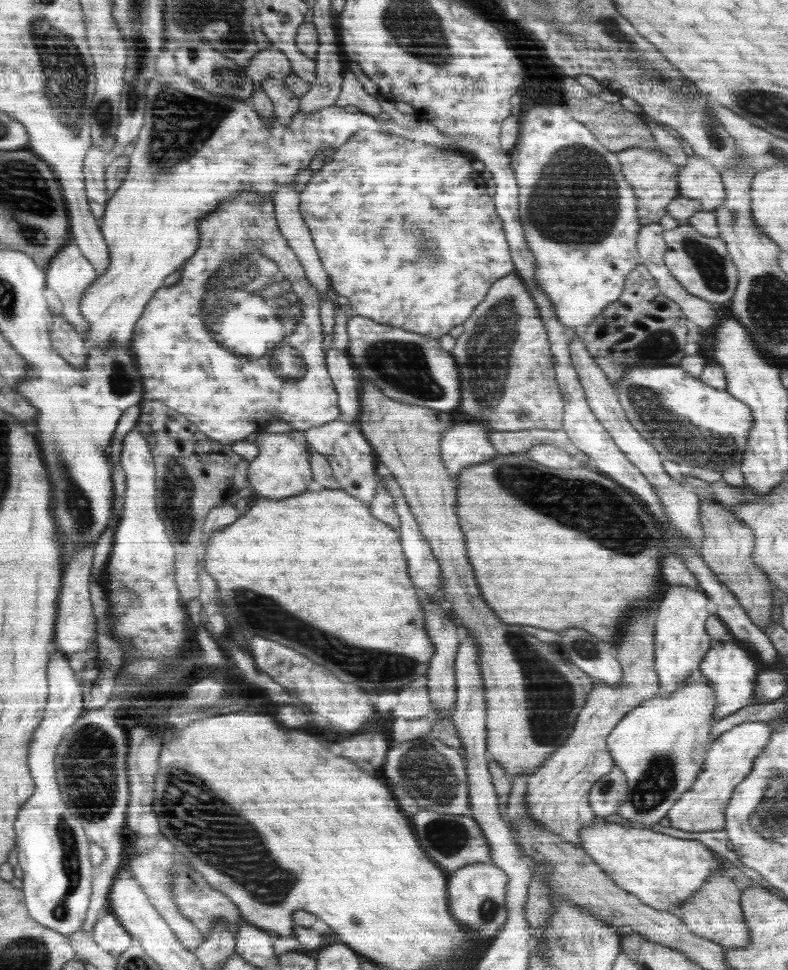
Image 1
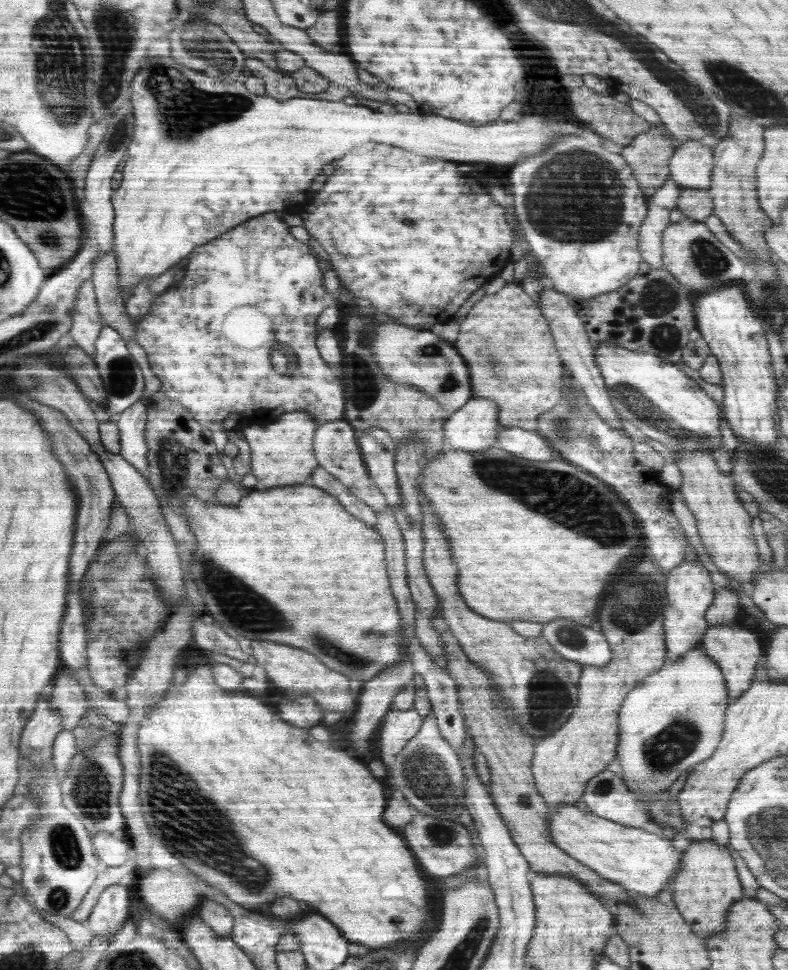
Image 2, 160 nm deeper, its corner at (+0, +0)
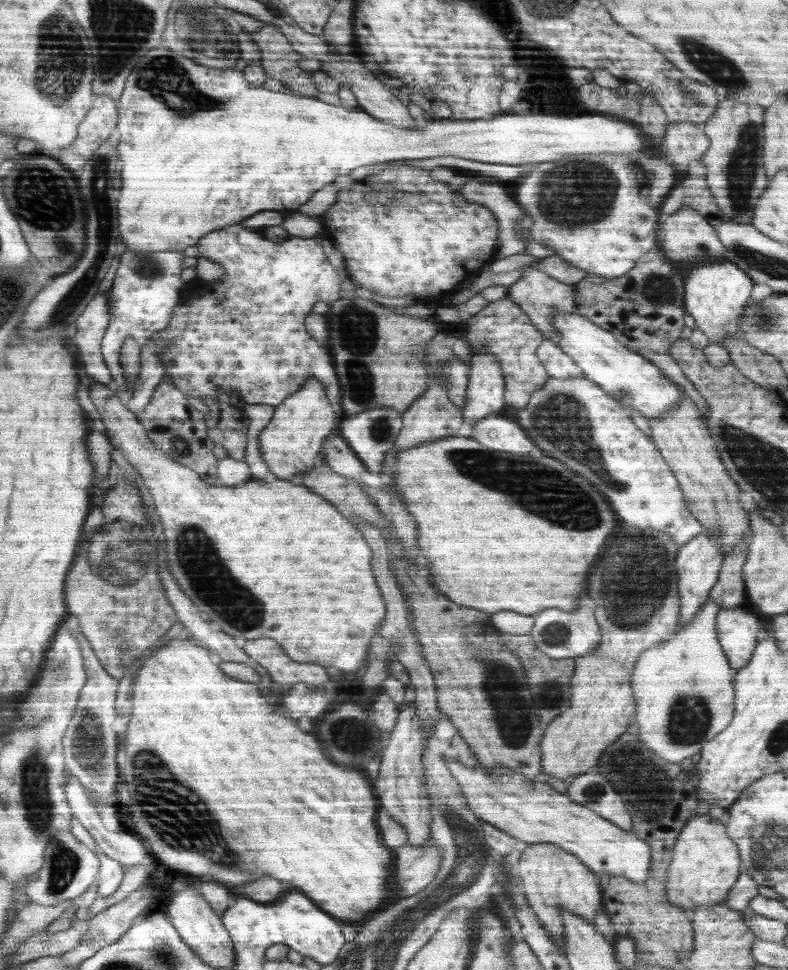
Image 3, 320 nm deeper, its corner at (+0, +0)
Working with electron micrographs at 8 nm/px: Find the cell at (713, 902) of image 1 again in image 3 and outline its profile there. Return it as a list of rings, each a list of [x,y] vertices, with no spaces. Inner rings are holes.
[[[708,813],[695,814],[686,822],[673,848],[673,858],[669,864],[668,897],[670,902],[687,912],[699,906],[709,907],[720,904],[728,891],[736,884],[742,860],[736,843],[730,838],[727,825],[718,823]]]

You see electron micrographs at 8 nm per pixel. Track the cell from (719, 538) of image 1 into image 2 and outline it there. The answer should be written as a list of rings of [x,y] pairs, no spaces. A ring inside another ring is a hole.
[[[696,450],[696,452],[678,452],[676,465],[682,475],[679,487],[686,506],[696,518],[696,526],[702,544],[706,547],[716,568],[729,578],[742,582],[742,586],[753,586],[753,578],[757,573],[760,560],[758,547],[752,533],[751,516],[738,499],[734,480],[730,475],[720,471],[713,452]]]

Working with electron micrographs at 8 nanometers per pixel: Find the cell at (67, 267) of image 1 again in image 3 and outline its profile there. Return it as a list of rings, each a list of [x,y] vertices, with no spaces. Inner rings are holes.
[[[99,294],[88,303],[75,320],[76,333],[71,342],[78,347],[79,358],[90,380],[113,387],[113,376],[106,358],[101,353],[101,342],[109,326],[108,304]]]

